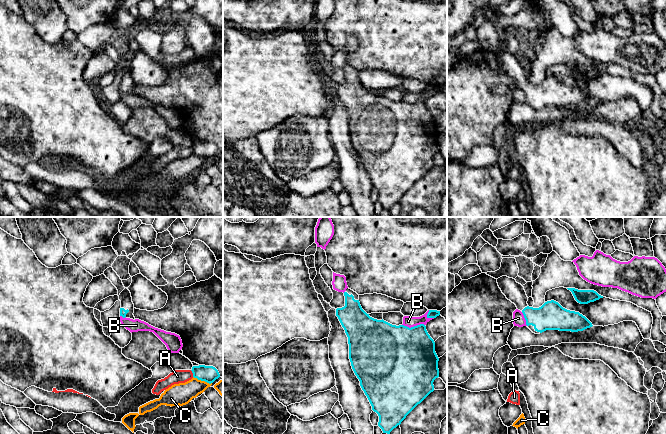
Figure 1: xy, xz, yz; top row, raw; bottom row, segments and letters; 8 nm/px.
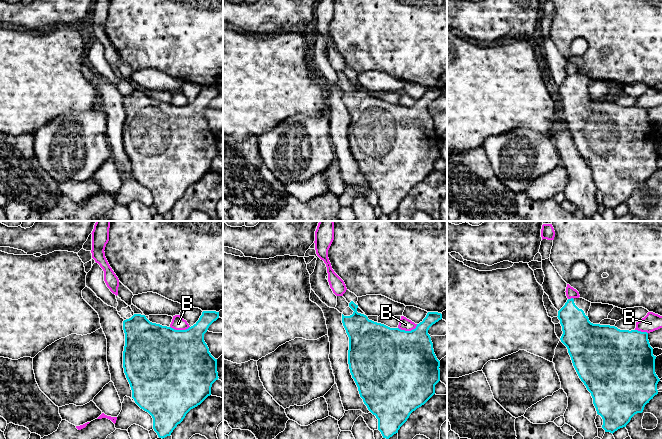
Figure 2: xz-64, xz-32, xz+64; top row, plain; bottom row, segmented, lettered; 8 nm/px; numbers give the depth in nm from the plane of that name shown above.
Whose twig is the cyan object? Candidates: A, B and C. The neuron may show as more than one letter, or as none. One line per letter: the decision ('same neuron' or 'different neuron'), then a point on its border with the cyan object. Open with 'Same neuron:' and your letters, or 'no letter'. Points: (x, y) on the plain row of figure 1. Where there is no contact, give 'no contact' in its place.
Same neuron: no letter
A: different neuron | xy (192, 148)
B: different neuron | xz (413, 103)
C: different neuron | xy (202, 156)

